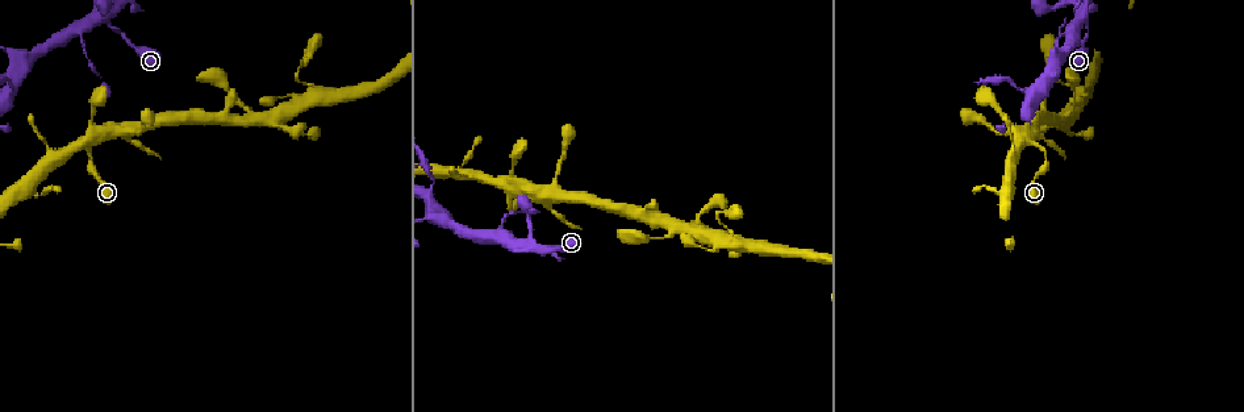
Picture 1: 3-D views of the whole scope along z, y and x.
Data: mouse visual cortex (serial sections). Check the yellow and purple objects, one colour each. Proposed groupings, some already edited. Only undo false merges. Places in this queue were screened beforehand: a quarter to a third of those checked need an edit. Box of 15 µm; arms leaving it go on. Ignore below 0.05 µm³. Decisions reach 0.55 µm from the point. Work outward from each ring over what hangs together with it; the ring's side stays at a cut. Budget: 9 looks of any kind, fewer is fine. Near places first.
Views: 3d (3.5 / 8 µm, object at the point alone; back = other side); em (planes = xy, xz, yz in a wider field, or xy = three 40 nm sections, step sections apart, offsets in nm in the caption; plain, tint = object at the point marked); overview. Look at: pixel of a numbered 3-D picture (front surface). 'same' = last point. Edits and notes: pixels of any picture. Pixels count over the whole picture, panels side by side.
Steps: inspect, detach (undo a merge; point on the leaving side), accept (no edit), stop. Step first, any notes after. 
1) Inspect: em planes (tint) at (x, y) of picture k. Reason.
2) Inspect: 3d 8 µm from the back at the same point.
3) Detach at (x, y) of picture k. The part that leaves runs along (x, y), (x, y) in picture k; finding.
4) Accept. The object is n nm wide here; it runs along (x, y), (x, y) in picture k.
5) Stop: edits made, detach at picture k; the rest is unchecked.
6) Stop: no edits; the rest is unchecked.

Inspect: 3d 3.5 µm at (90, 144) of picture 1. Small branch off a trunk.

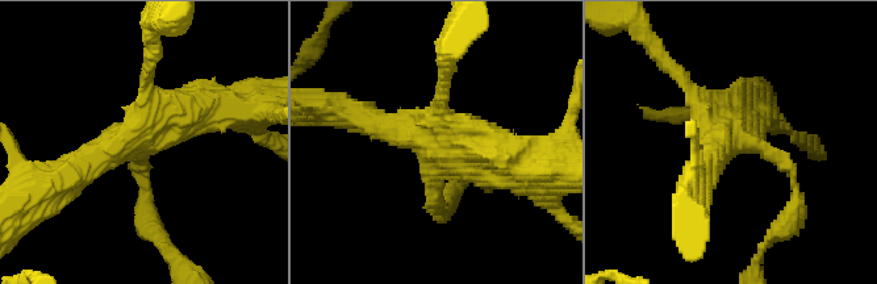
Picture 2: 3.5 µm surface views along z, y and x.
Inspect: em xy step 2 (plain) at (437, 166) of picture 2. 4 arms meet here; the arms are 150, 300, 400, 500 nm wide.

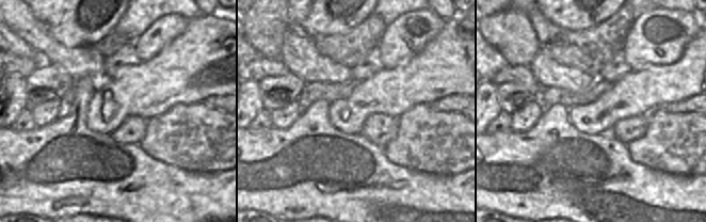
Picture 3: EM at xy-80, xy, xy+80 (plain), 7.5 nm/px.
Inspect: em xy step 2 (tint) at the same point. With the object marked.

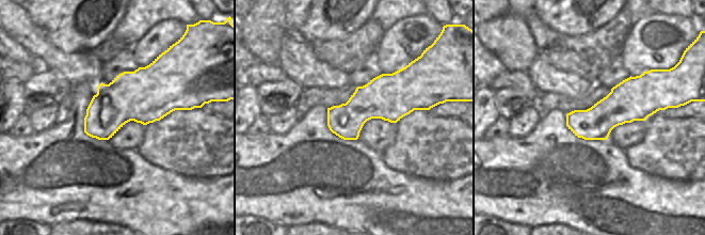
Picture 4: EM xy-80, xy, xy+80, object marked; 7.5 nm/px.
Accept. It runs along (145, 197), (141, 141), (213, 109) in picture 2; all the same cell.

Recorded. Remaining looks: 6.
Inspect: 3d 8 µm at (1086, 22) of picture 1. A narrow waist.

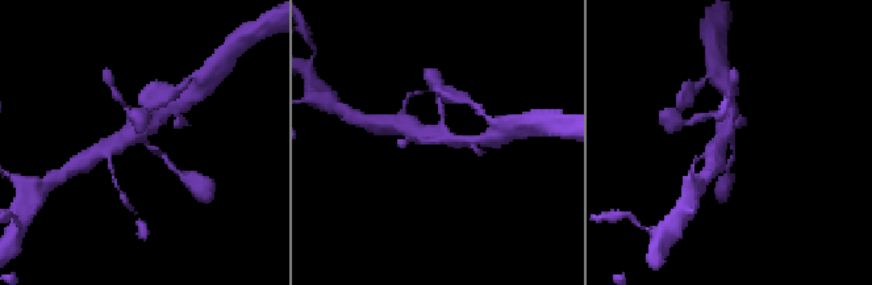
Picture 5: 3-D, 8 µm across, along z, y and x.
Inspect: em planes (tint) at (734, 138) of picture 5.

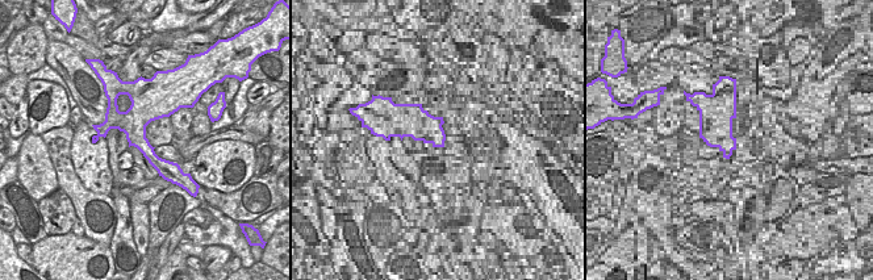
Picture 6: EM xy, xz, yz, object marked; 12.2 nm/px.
Accept. It runs along (169, 162), (140, 135), (108, 147) in picture 5; one cell here.

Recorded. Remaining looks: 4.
Inspect: 3d 3.5 µm at (674, 223) of picture 1. Three-way junction.

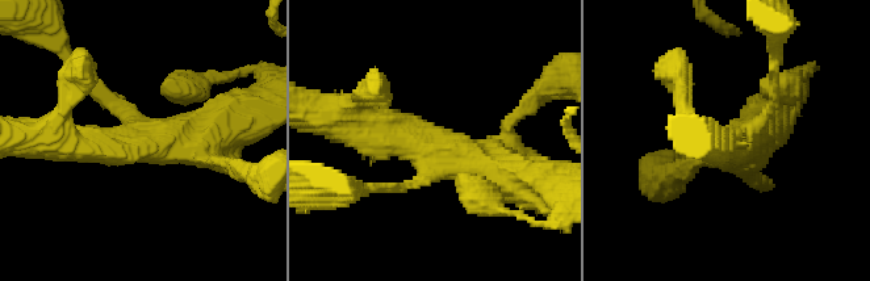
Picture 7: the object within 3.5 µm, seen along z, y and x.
Inspect: em xy step 5 (tint) at (431, 152) of picture 7. 3 arms meet here; the arms are 150, 450, 500 nm wide.

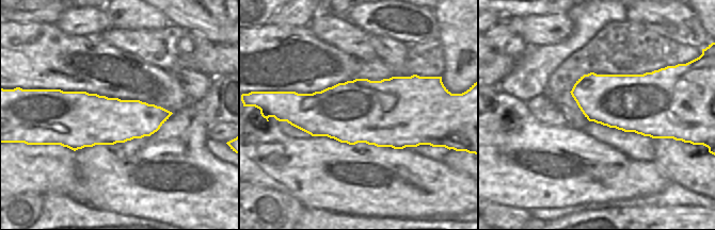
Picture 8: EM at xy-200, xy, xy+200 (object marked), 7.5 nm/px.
Inspect: em xy step 3 (tint) at the same point. Another direction.

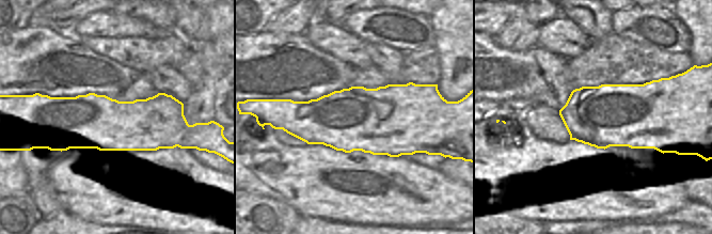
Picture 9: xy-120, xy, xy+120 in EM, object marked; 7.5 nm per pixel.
Accept. It runs along (46, 118), (184, 129) in picture 9; all the same cell.

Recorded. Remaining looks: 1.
Stop: no edits; the rest is unchecked.

